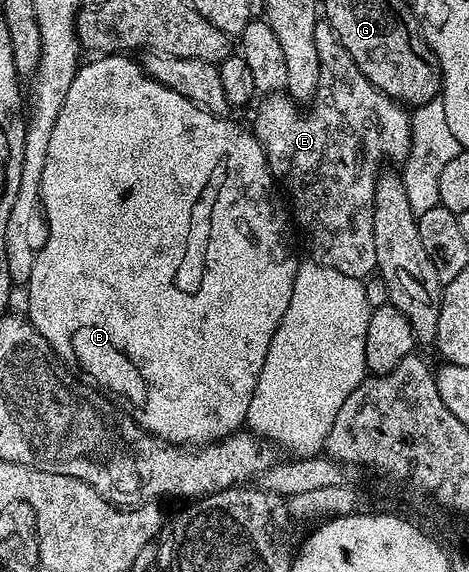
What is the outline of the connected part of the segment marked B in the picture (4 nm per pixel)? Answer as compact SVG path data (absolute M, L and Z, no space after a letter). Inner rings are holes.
M101 55L96 59L89 59L93 61L86 60L78 68L75 79L71 83L71 91L67 91L67 99L63 99L63 107L59 107L59 119L55 119L55 131L51 131L51 143L47 146L47 167L43 167L41 209L47 232L44 234L43 244L40 246L35 263L31 267L31 279L28 284L30 309L27 320L36 327L39 335L43 335L43 339L47 339L49 346L61 356L66 365L72 367L78 374L84 375L94 386L100 387L106 394L112 395L122 402L125 400L124 404L131 410L131 416L151 435L169 441L173 445L204 447L222 441L224 437L230 437L232 433L238 432L245 425L247 407L251 407L251 395L255 395L255 387L259 383L259 371L263 371L263 363L267 359L267 347L271 347L271 339L283 319L283 315L287 315L287 303L291 303L291 291L295 287L299 257L293 254L293 245L289 242L291 225L289 221L285 222L284 215L277 210L277 201L273 198L275 180L268 167L264 149L254 134L248 128L240 129L235 122L229 121L228 116L217 117L214 113L208 113L206 109L200 109L195 103L191 103L191 99L179 95L179 91L171 91L171 87L163 87L163 83L159 83L155 78L149 76L138 62L136 65L129 57L132 56Z

